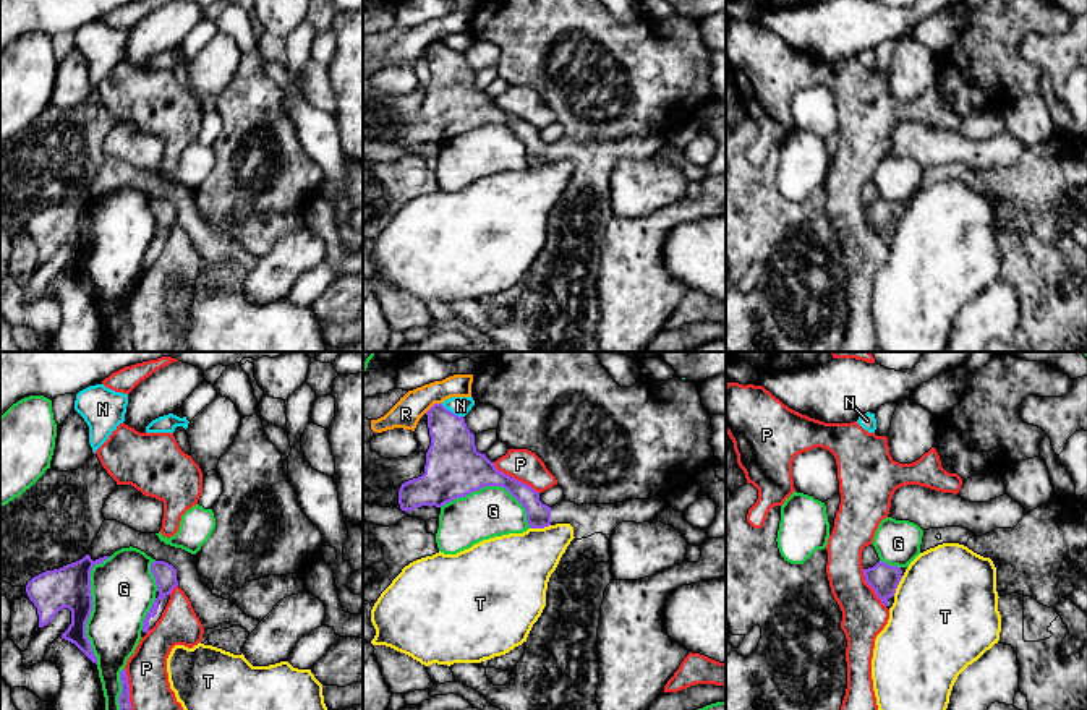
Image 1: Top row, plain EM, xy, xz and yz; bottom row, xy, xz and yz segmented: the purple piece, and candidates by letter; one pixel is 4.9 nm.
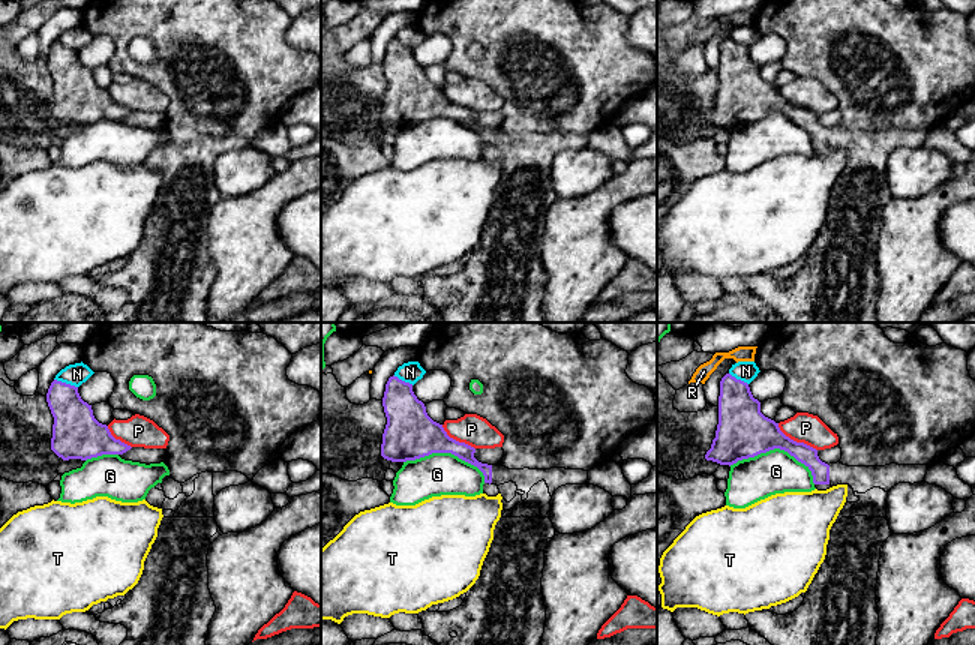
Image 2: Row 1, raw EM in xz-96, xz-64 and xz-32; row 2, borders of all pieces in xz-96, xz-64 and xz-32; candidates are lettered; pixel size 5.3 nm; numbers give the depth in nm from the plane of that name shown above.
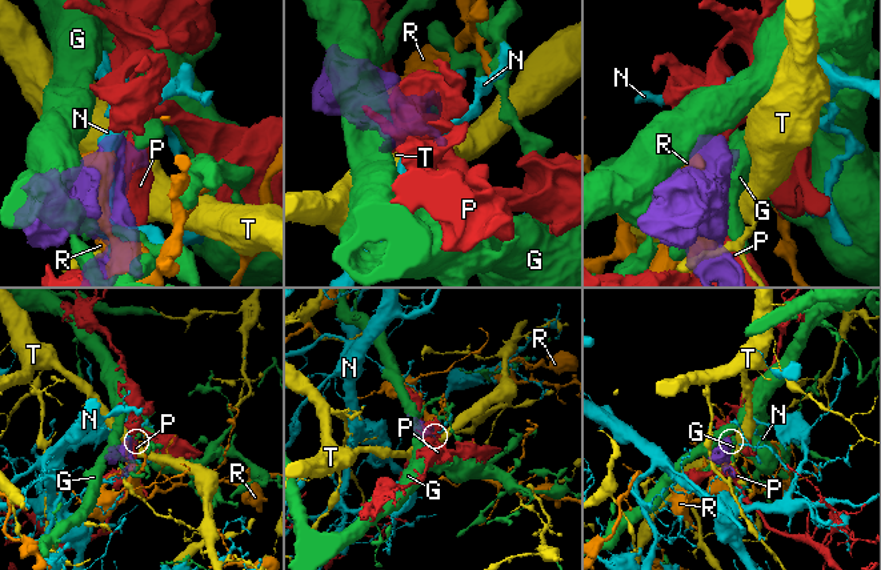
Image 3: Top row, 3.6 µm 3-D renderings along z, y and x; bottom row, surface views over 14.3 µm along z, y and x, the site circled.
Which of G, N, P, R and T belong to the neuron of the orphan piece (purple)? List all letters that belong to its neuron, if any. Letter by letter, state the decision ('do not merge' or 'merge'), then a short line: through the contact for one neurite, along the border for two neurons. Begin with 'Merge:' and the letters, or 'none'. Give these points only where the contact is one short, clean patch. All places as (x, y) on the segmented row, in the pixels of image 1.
Merge: none
G: do not merge
N: do not merge
P: do not merge
R: do not merge
T: do not merge

